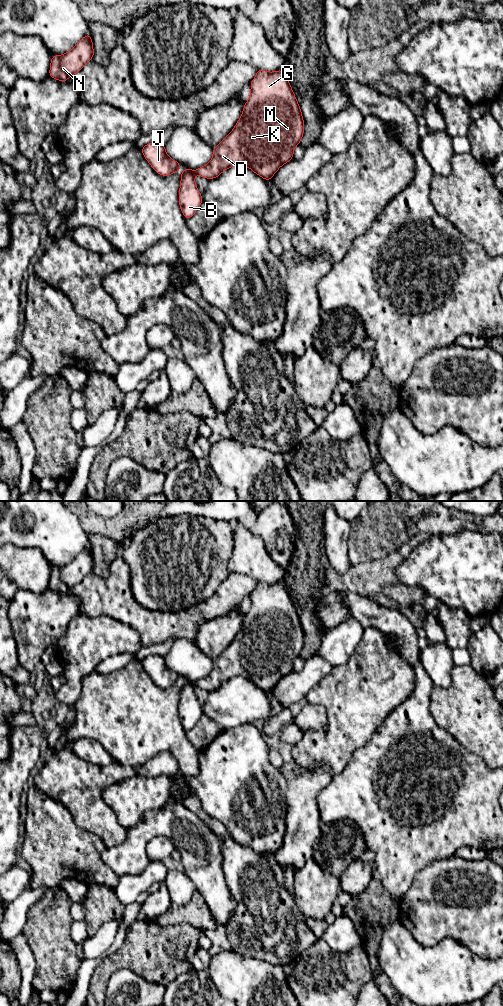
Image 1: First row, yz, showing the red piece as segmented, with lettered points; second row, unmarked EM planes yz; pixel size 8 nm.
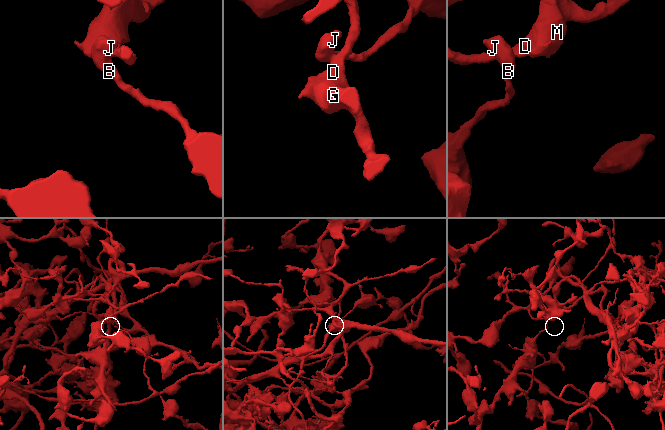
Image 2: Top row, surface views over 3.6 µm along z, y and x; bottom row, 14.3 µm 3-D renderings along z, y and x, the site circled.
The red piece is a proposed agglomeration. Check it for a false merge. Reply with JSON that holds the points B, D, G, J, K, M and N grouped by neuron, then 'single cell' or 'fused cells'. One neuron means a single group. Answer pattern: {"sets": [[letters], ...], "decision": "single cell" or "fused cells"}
{"sets": [["B", "J"], ["D", "G", "K", "M", "N"]], "decision": "fused cells"}

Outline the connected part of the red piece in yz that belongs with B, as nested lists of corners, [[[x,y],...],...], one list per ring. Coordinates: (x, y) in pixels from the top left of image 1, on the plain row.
[[[187,679],[181,686],[178,710],[180,721],[186,732],[197,724],[199,718],[203,714],[202,706],[198,703],[194,687],[194,683]]]

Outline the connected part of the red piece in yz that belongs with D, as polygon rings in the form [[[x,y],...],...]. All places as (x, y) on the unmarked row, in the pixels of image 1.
[[[258,581],[250,599],[250,609],[244,616],[240,631],[228,648],[213,660],[211,673],[194,682],[195,687],[210,692],[241,676],[271,693],[278,681],[293,671],[294,660],[300,656],[304,646],[304,631],[285,582],[268,584]]]

